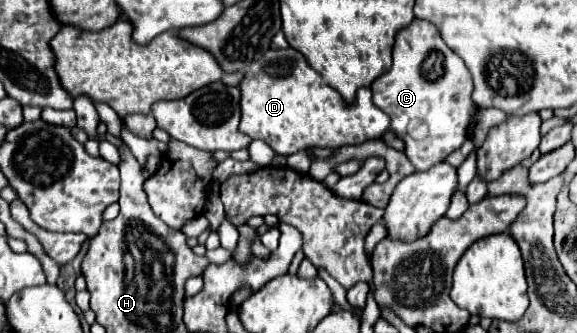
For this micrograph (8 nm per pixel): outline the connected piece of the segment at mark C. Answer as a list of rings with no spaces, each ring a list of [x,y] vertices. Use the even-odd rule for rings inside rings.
[[[415,19],[407,29],[397,35],[393,47],[393,65],[371,85],[371,91],[375,105],[391,119],[389,131],[393,131],[395,137],[405,143],[405,155],[417,171],[427,171],[427,167],[445,161],[449,153],[459,149],[469,139],[469,127],[479,111],[479,107],[471,99],[471,75],[467,73],[467,67],[463,65],[463,61],[459,61],[459,57],[455,57],[455,53],[451,53],[451,49],[439,37],[439,31],[433,25],[427,25],[427,21],[419,19]],[[421,125],[425,127],[423,133],[411,131],[411,127]]]

